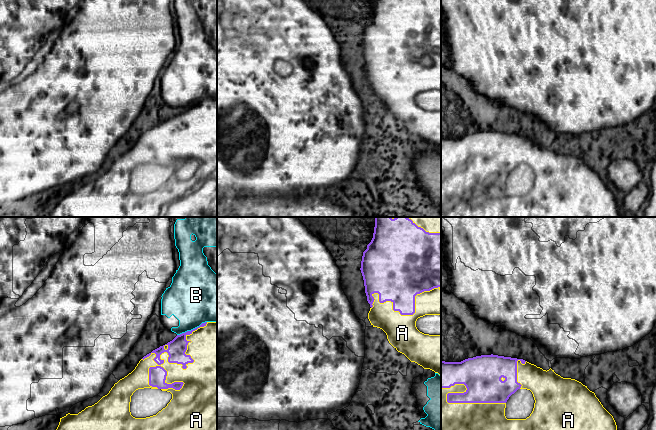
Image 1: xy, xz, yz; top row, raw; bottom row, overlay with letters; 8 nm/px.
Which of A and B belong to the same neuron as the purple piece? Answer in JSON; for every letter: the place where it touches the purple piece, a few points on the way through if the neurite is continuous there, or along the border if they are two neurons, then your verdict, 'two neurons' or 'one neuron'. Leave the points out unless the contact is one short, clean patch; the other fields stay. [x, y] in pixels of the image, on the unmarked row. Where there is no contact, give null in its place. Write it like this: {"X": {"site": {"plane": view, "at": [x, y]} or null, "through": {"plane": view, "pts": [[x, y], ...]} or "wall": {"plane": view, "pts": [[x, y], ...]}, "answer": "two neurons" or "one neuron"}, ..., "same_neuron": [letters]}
{"A": {"site": {"plane": "xy", "at": [179, 139]}, "answer": "one neuron"}, "B": {"site": {"plane": "xy", "at": [191, 106]}, "answer": "two neurons"}, "same_neuron": ["A"]}

